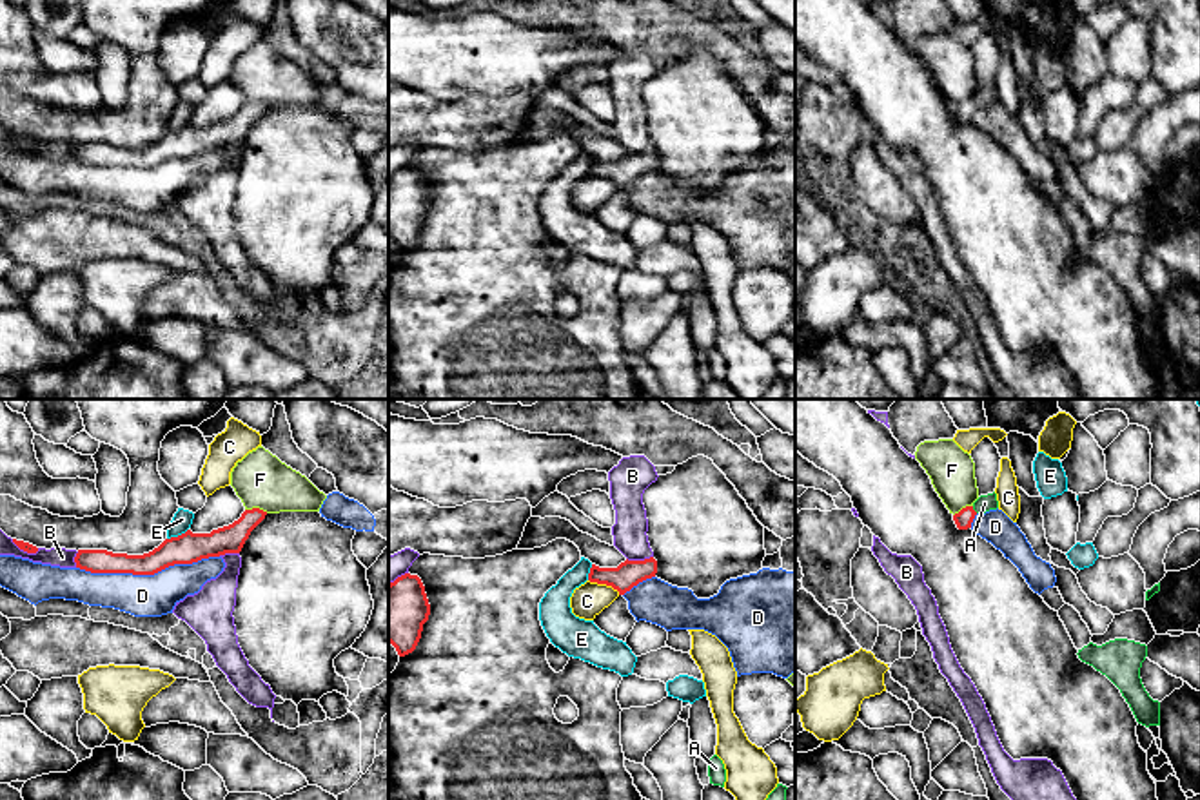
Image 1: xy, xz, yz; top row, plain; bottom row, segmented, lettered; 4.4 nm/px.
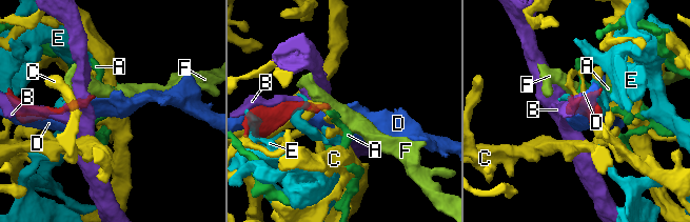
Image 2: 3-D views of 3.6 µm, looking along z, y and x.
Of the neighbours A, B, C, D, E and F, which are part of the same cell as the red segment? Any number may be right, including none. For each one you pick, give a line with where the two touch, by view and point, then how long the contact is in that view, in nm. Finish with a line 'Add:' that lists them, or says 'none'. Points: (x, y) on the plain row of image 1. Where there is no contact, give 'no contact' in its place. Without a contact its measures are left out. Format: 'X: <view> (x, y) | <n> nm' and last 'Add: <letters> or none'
A: yz (973, 104) | 40 nm
Add: A

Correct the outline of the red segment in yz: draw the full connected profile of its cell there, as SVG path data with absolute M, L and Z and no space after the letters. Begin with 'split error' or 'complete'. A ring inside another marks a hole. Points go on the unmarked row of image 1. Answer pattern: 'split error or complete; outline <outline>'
split error; outline M995 85L988 87L988 89L980 89L971 100L966 100L959 107L955 107L953 114L959 123L968 123L968 122L971 122L971 116L977 107L986 107L986 105L997 103L997 102L998 102L998 94L997 94Z

